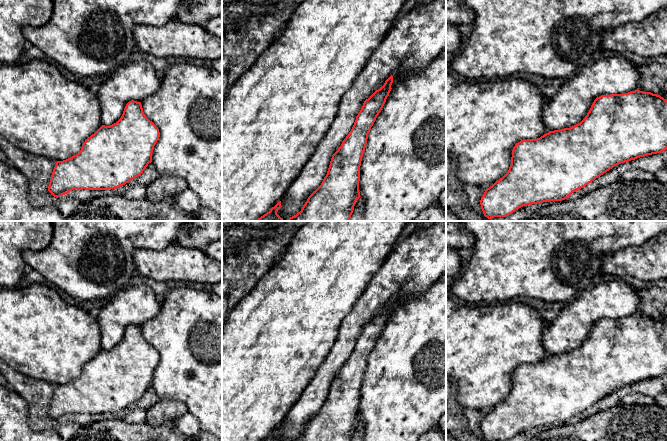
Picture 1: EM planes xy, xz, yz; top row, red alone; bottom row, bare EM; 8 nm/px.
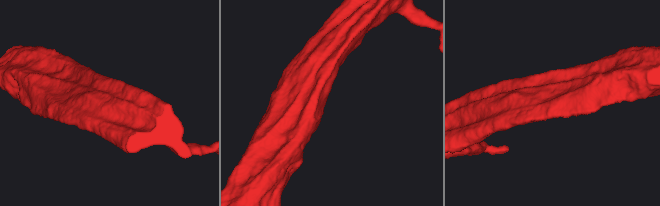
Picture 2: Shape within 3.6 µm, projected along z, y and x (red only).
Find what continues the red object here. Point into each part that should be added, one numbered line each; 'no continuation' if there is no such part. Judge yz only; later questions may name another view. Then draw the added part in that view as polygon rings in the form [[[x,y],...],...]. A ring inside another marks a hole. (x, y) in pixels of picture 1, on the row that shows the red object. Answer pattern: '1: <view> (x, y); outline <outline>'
no continuation

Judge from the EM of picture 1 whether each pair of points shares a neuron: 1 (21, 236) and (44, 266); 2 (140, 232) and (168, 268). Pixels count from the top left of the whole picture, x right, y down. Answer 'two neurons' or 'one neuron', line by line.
1: two neurons
2: two neurons

